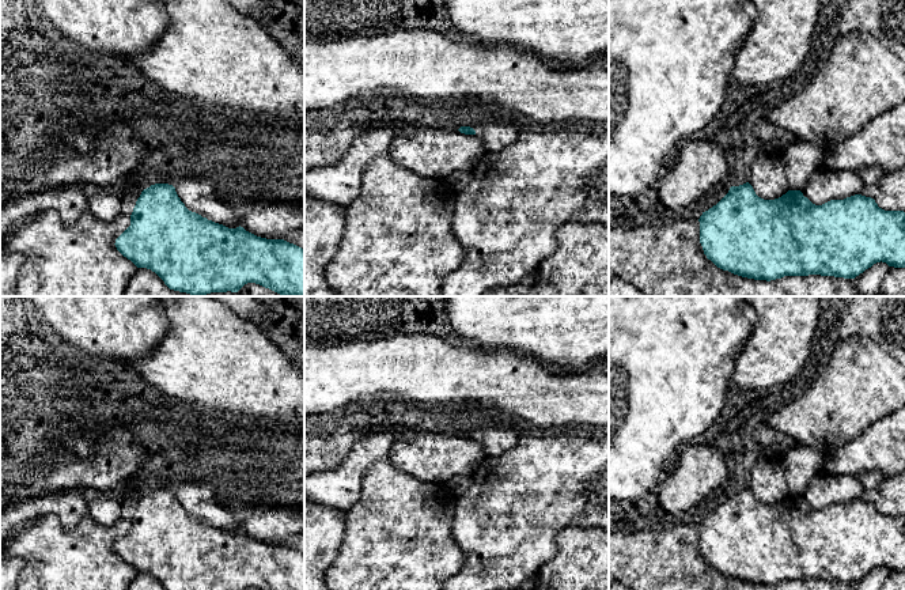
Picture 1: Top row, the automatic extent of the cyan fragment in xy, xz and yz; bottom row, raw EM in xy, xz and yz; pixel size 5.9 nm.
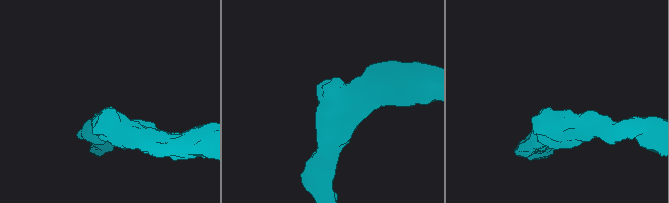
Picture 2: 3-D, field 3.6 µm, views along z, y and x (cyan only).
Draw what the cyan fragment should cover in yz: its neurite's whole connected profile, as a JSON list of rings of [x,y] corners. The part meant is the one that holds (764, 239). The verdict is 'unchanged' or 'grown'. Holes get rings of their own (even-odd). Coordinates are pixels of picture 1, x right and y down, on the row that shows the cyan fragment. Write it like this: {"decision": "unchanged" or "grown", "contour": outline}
{"decision": "unchanged", "contour": [[[746,182],[731,186],[712,208],[703,212],[700,243],[717,268],[754,280],[784,276],[834,276],[855,279],[876,262],[905,268],[905,212],[885,211],[874,198],[855,194],[813,204],[800,190],[764,200]]]}

